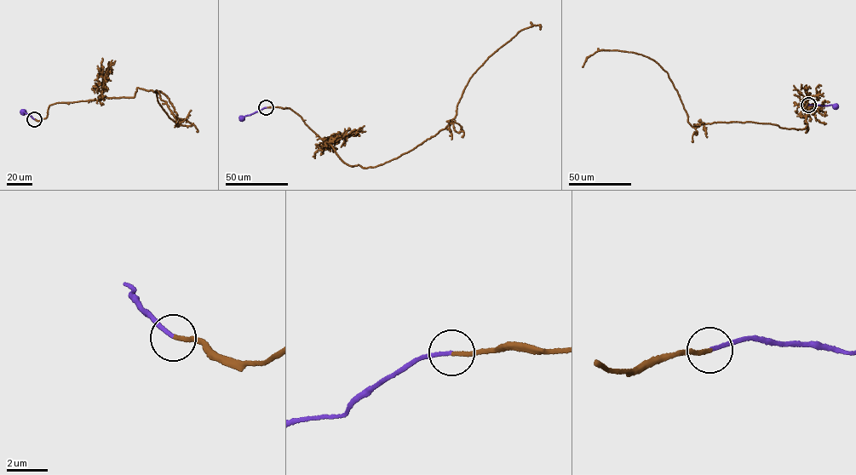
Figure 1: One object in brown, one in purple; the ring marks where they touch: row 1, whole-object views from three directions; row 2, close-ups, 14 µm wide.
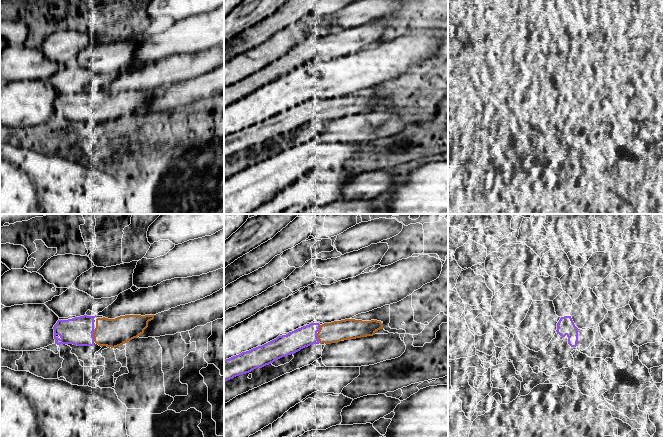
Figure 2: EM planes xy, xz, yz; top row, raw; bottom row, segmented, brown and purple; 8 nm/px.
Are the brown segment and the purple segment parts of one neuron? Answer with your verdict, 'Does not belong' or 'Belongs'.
Belongs

